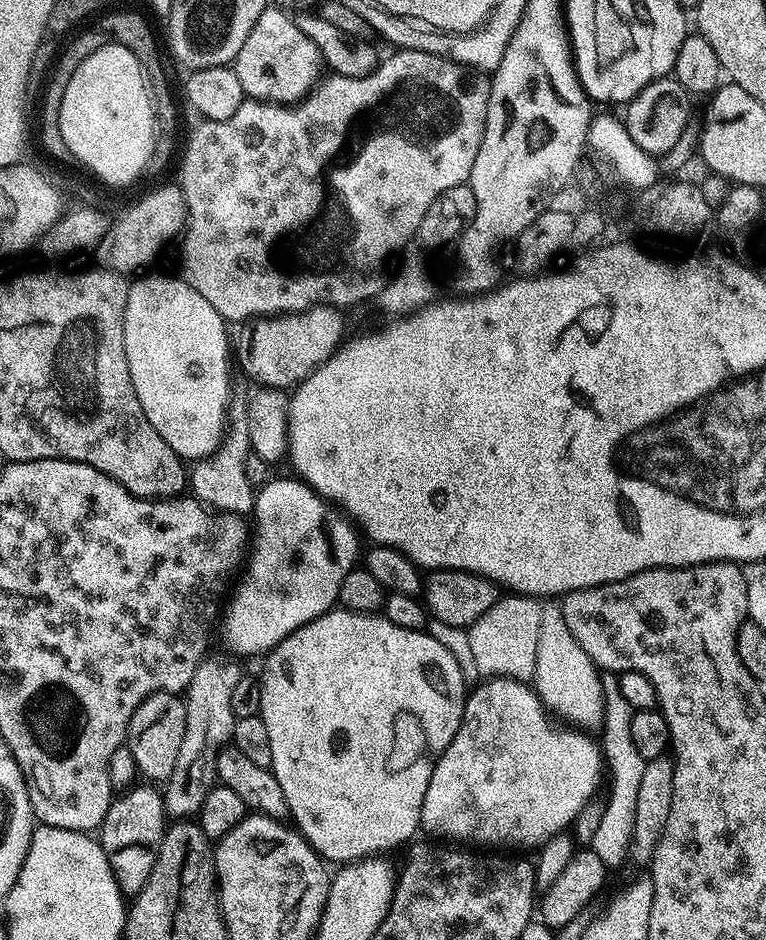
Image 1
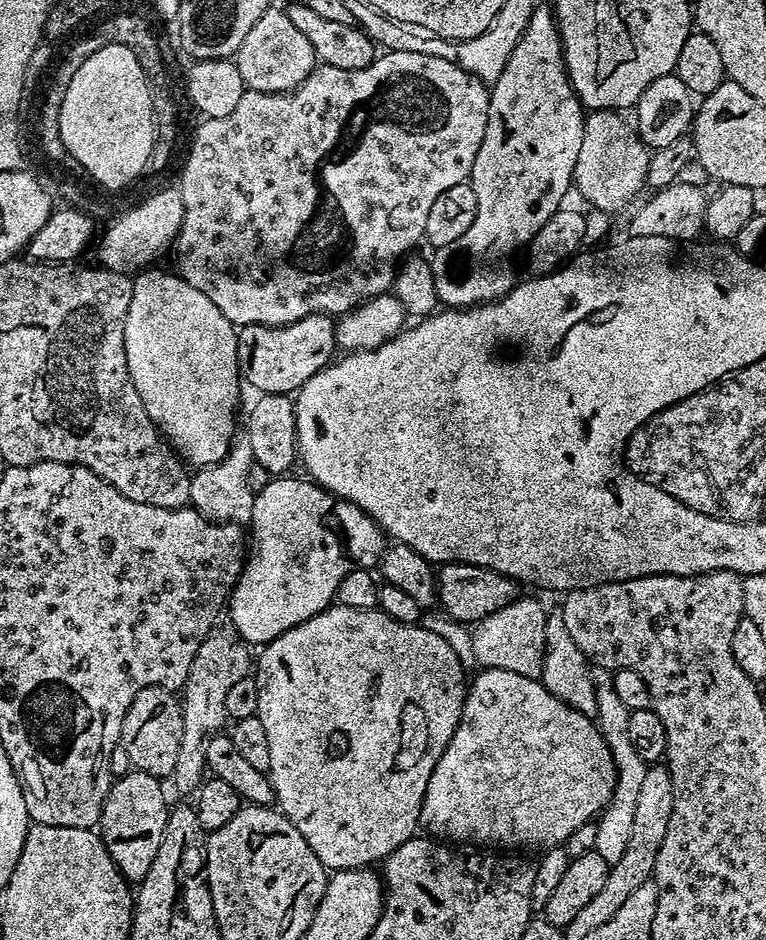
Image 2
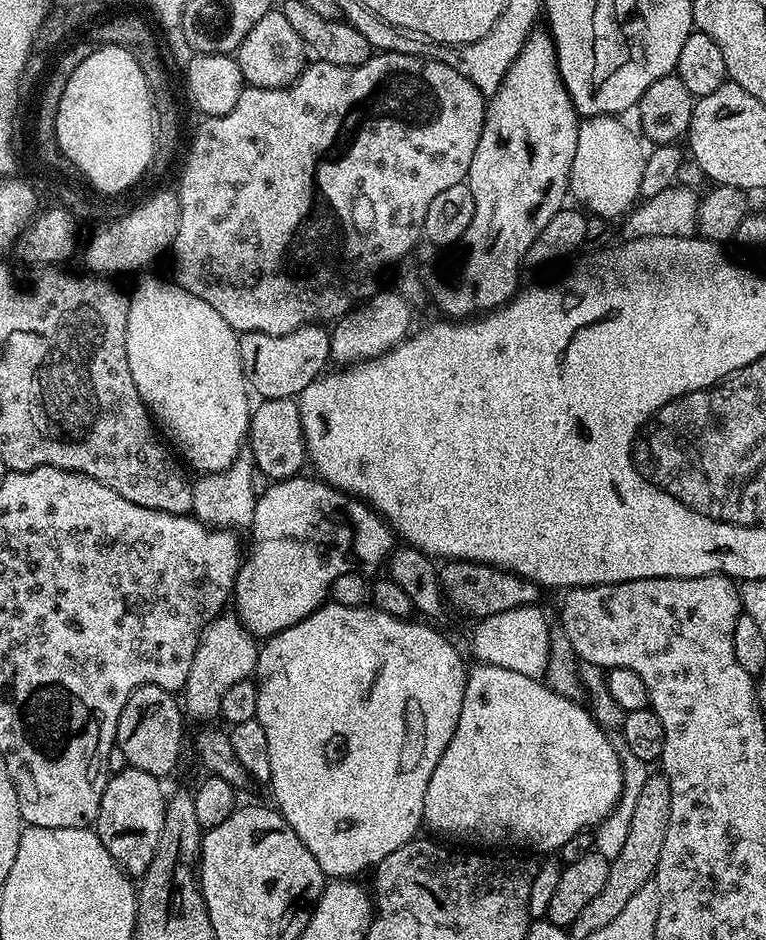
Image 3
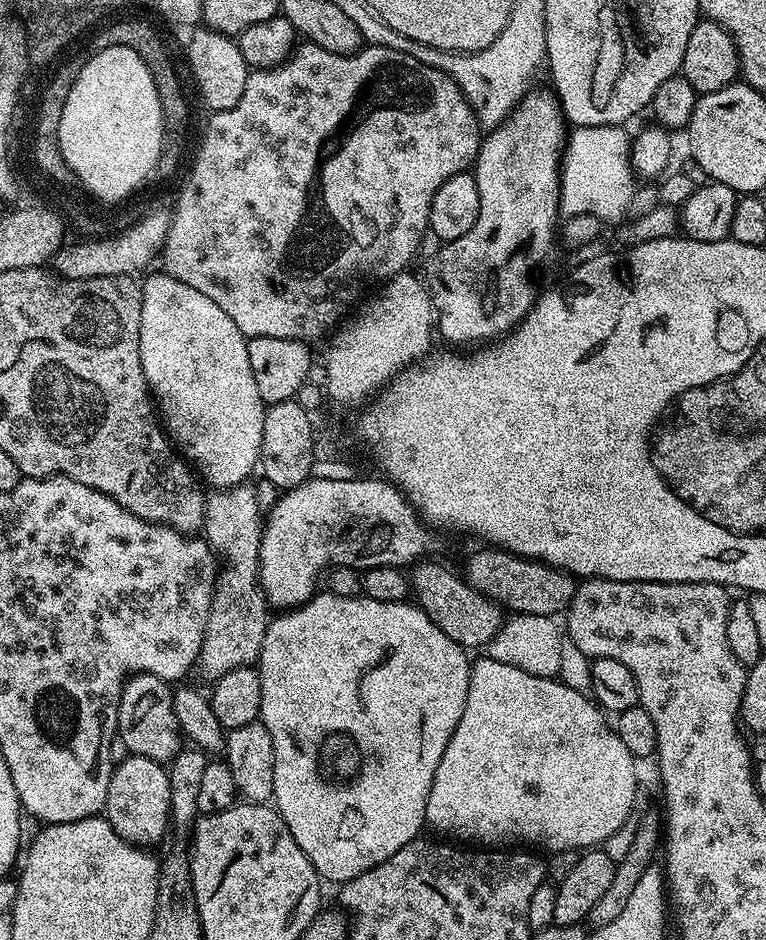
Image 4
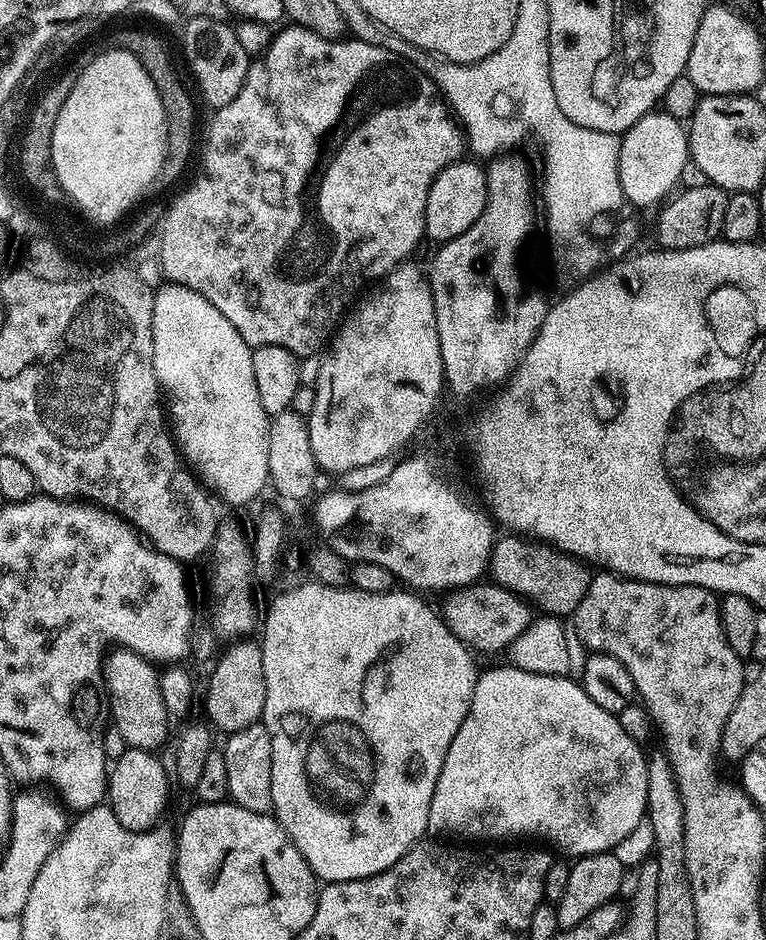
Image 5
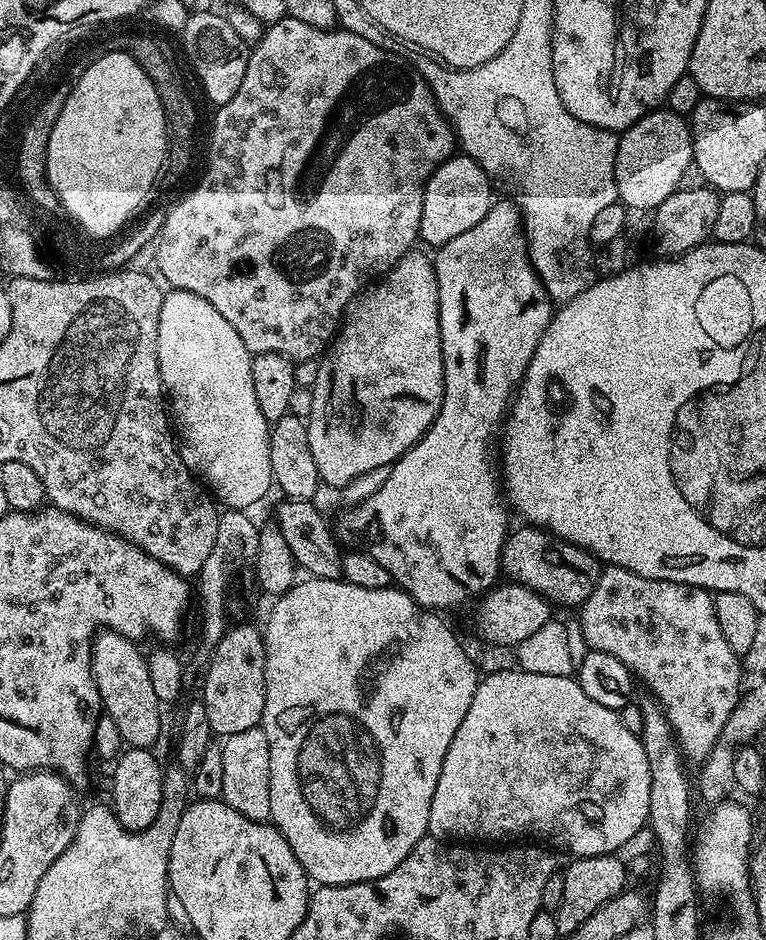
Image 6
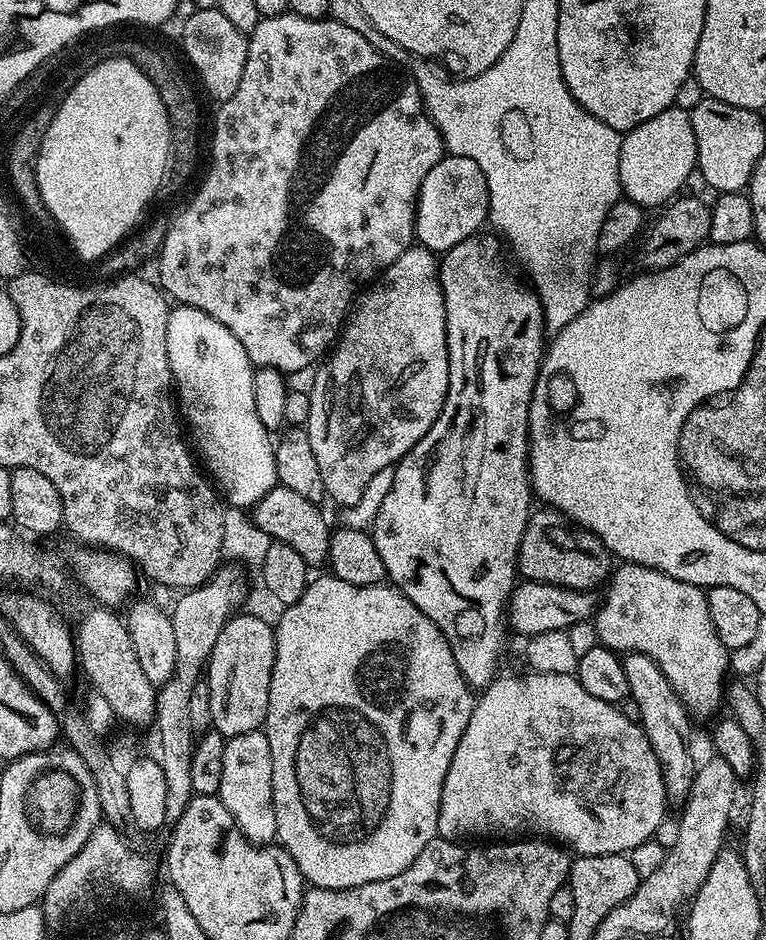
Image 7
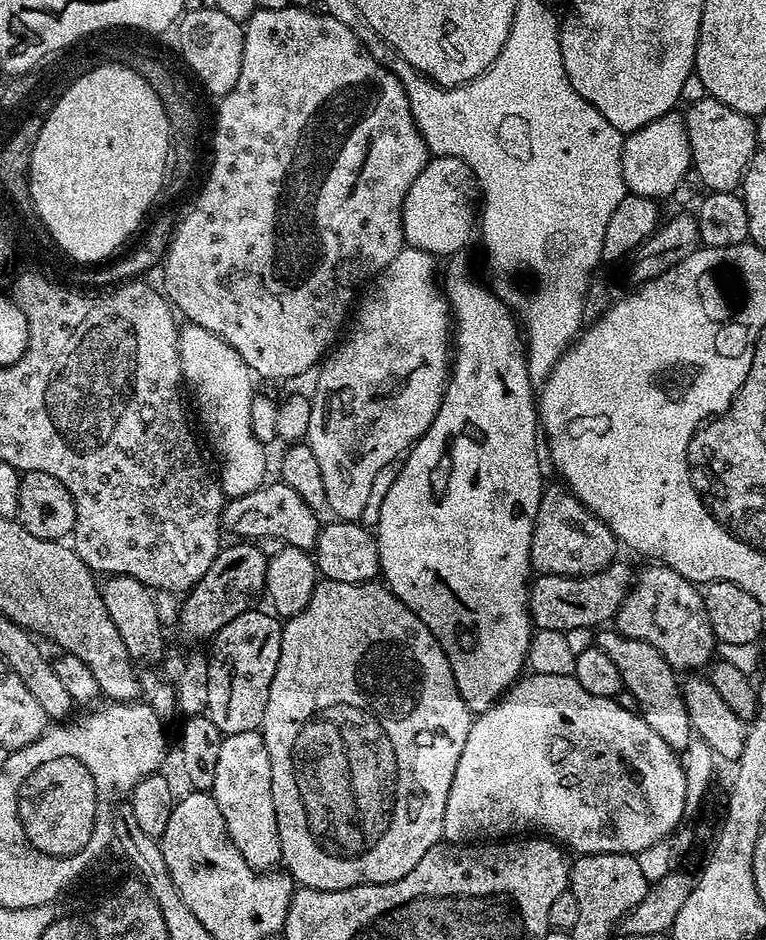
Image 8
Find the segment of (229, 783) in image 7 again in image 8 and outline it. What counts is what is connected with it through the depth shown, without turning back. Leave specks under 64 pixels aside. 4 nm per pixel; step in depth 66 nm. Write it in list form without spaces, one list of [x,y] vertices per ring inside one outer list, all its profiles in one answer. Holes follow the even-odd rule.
[[[257,730],[246,734],[225,736],[222,750],[218,750],[218,767],[214,774],[212,787],[214,802],[218,802],[218,810],[222,810],[222,818],[226,822],[226,830],[238,846],[242,858],[257,870],[272,870],[281,863],[280,839],[278,838],[278,818],[274,814],[274,794],[270,778],[270,754],[266,754],[266,742],[263,731]]]

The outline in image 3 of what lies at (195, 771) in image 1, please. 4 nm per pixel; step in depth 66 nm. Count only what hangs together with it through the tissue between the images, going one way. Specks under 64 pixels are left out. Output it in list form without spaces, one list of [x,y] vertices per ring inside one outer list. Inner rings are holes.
[[[221,614],[208,621],[200,635],[198,650],[194,650],[194,662],[190,662],[190,678],[186,678],[182,689],[187,715],[215,717],[222,706],[222,694],[255,673],[259,653],[257,637],[239,615]]]

